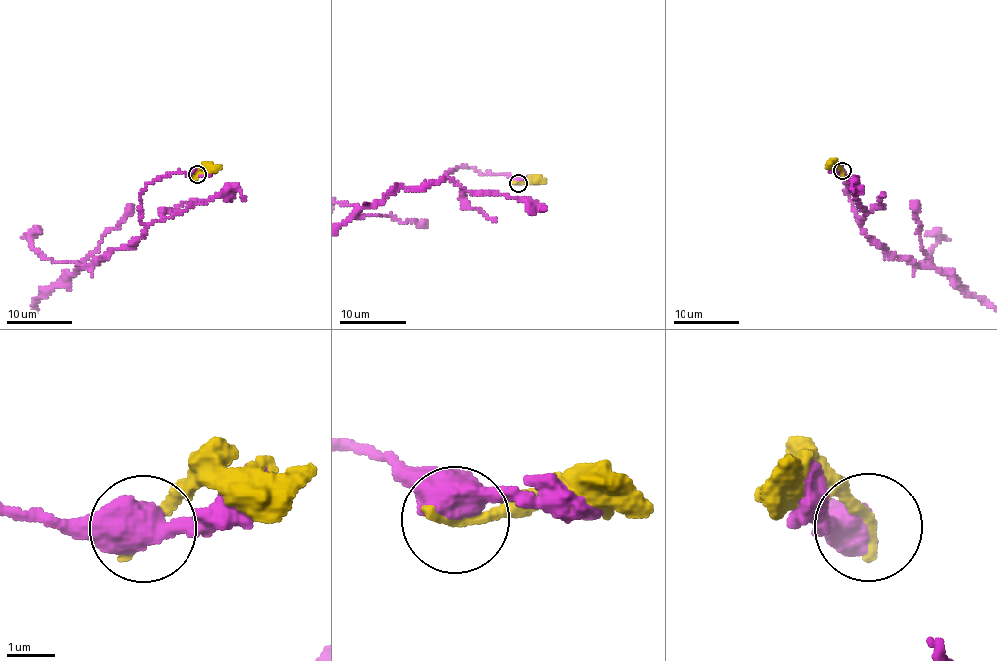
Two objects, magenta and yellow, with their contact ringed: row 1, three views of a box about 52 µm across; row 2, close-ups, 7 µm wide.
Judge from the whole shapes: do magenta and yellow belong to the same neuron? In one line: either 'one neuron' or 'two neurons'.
two neurons

